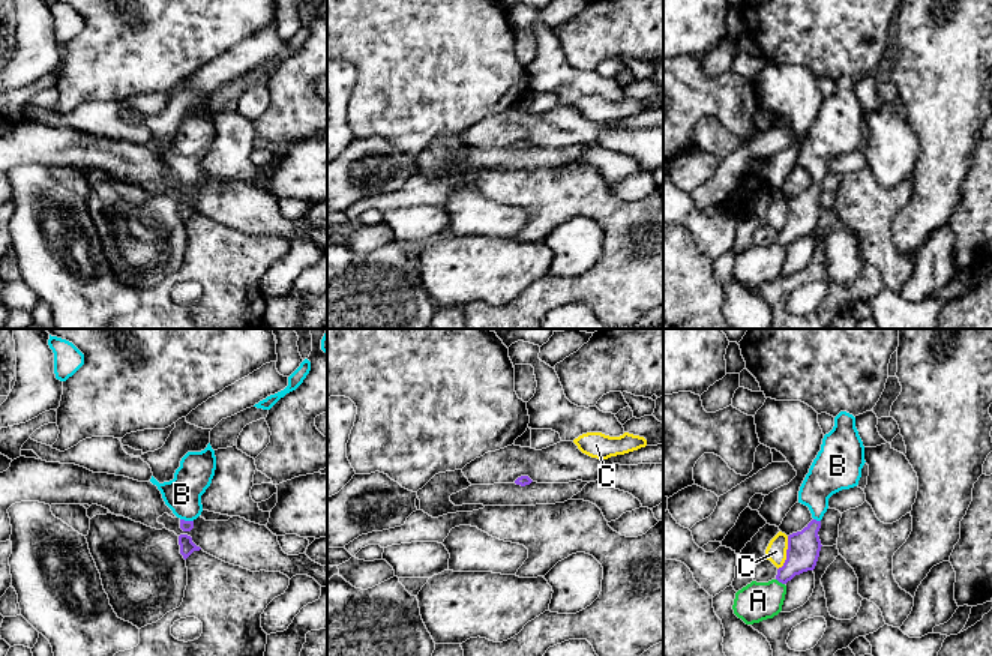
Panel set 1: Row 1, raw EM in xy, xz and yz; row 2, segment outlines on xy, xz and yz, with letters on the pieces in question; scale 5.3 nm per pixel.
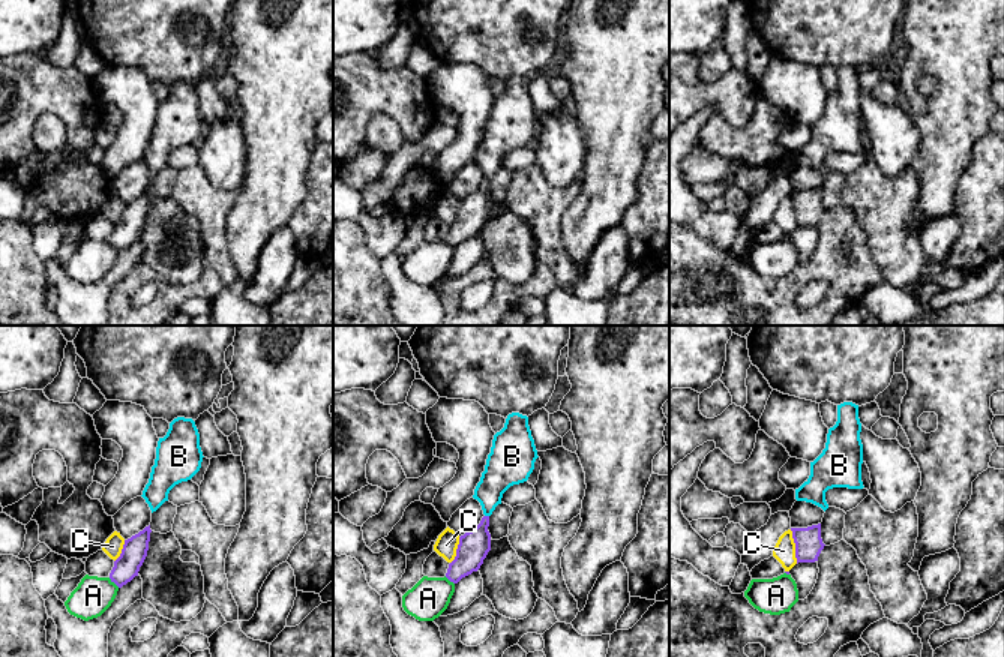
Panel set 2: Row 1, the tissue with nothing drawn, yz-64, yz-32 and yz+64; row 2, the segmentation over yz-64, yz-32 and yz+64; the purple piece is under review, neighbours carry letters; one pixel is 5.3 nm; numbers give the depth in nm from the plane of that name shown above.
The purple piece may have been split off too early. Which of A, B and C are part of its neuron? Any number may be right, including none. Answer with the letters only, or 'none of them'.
B

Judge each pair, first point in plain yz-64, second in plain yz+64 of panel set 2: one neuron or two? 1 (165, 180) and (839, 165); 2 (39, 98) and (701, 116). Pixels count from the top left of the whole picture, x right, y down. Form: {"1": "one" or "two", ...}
{"1": "two", "2": "two"}

